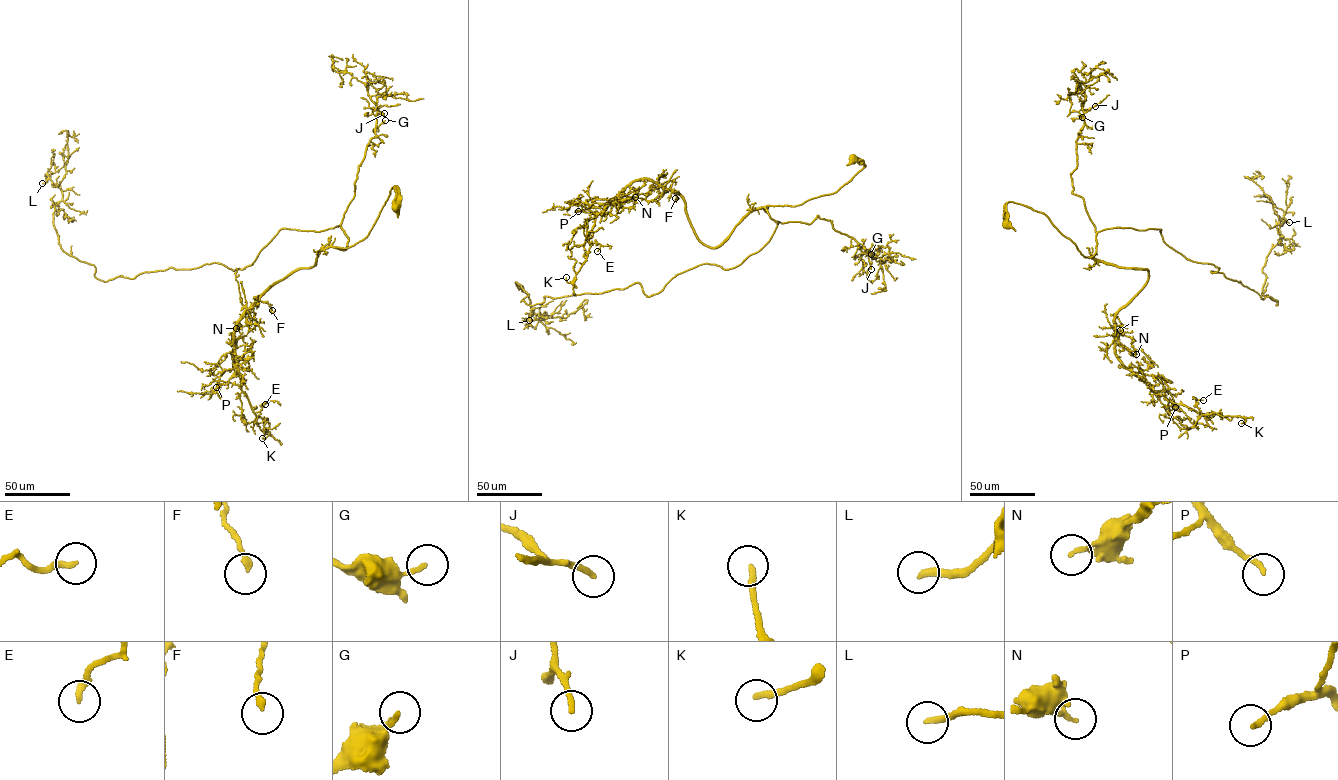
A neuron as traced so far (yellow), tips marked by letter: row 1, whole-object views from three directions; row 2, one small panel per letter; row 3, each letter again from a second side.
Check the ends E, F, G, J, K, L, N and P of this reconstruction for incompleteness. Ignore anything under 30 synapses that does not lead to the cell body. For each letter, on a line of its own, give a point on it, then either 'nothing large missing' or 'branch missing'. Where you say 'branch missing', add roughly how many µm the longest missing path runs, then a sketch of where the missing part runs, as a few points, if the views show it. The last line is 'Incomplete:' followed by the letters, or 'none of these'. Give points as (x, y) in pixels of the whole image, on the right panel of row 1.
E: (1203, 400) | nothing large missing
F: (1120, 330) | nothing large missing
G: (1082, 117) | nothing large missing
J: (1095, 106) | branch missing | 30 µm | (1095, 106), (1112, 94), (1121, 95)
K: (1241, 423) | nothing large missing
L: (1289, 222) | branch missing | 15 µm | (1289, 222), (1283, 234)
N: (1136, 354) | nothing large missing
P: (1175, 407) | nothing large missing
Incomplete: J, L

